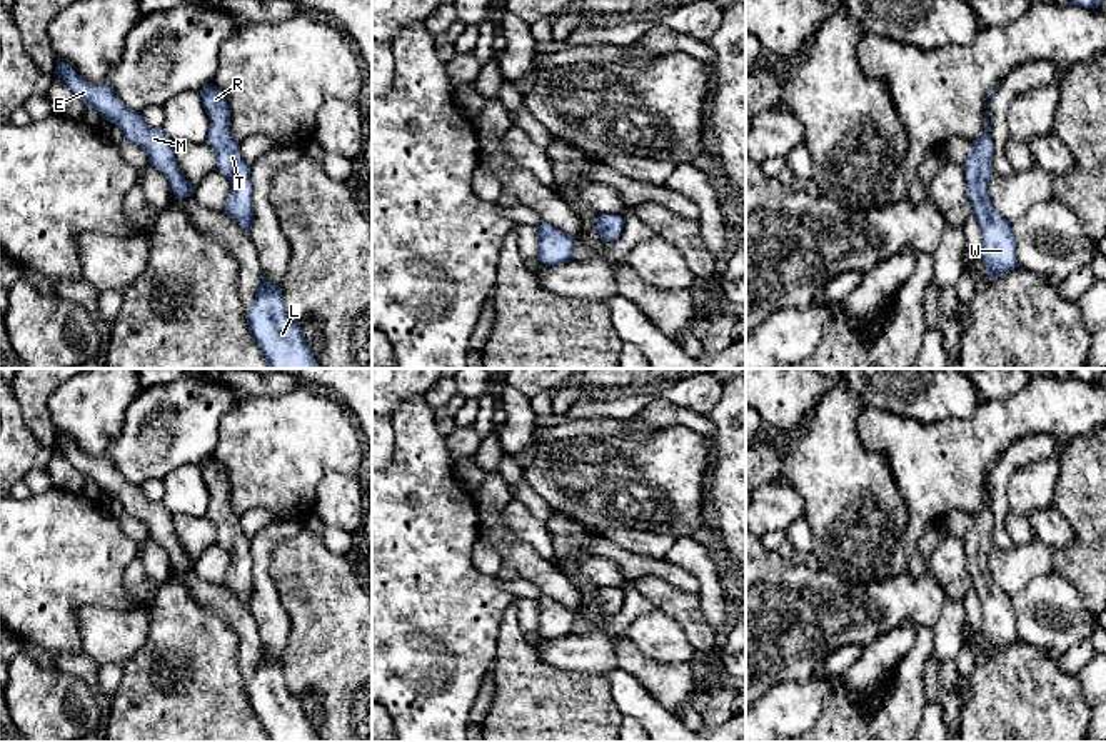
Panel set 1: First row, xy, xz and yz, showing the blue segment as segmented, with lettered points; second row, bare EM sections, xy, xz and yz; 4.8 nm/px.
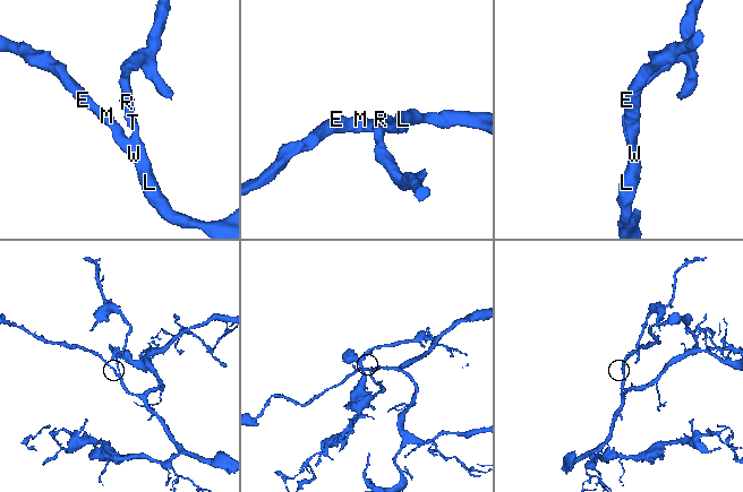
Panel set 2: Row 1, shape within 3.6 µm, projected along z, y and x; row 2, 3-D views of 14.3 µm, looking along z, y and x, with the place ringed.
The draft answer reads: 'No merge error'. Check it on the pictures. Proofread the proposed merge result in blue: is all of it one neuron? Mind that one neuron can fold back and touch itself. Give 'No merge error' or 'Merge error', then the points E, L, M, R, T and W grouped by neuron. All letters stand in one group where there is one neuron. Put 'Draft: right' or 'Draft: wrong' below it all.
No merge error. Groups: E L M R T W
Draft: right

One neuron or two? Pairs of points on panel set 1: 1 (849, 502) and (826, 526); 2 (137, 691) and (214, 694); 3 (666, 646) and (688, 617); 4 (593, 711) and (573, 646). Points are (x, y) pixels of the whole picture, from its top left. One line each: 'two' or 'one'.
1: one
2: one
3: two
4: two

